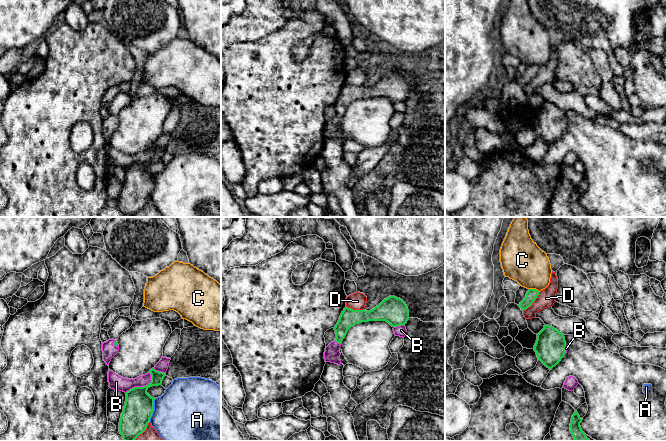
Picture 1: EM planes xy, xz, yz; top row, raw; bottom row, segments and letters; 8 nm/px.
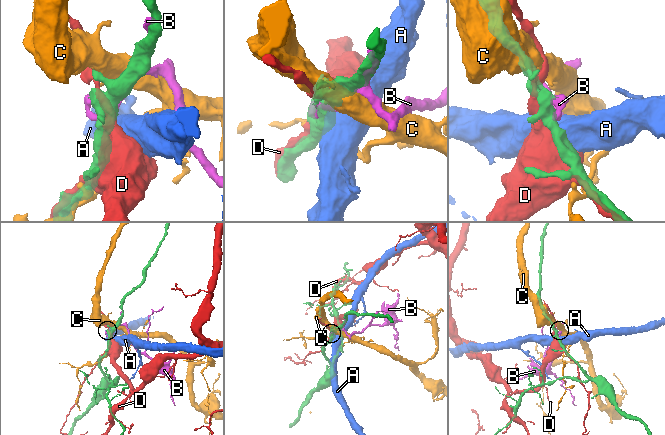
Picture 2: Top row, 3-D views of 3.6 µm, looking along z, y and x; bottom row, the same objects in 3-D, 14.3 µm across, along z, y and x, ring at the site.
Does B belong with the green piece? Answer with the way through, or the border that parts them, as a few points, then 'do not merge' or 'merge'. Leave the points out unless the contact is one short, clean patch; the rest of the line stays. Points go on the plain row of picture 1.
merge

